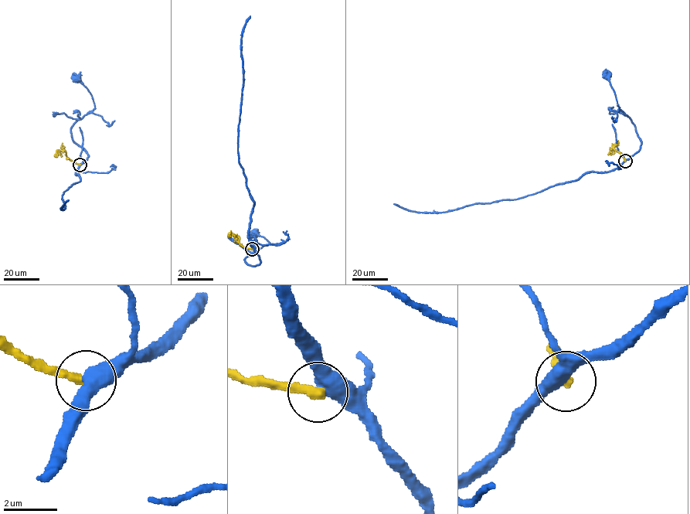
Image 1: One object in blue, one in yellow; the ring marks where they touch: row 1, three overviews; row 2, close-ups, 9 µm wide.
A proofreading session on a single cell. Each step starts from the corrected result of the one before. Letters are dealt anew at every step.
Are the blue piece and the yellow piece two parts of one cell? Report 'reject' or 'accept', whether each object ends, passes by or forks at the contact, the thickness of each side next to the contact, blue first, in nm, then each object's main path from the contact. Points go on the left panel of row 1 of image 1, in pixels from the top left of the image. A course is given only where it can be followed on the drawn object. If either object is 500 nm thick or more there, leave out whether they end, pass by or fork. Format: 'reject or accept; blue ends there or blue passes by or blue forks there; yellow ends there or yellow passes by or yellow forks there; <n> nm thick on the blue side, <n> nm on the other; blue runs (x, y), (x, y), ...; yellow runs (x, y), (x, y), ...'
reject; blue passes by; yellow ends there; 480 nm thick on the blue side, 360 nm on the other; blue runs (79, 165), (86, 160), (88, 154), (73, 140), (71, 127), (94, 108), (89, 90), (75, 78); yellow runs (79, 165), (70, 160), (64, 151), (59, 150), (55, 154)

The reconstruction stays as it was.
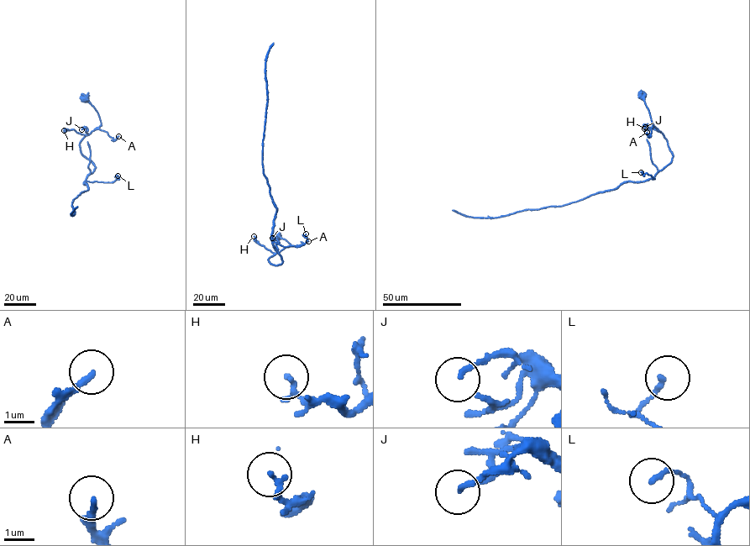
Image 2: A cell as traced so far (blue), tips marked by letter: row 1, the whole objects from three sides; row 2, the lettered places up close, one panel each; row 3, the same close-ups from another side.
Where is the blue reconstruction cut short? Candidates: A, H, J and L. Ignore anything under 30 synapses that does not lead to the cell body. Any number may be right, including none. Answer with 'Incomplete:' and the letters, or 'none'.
Incomplete: none

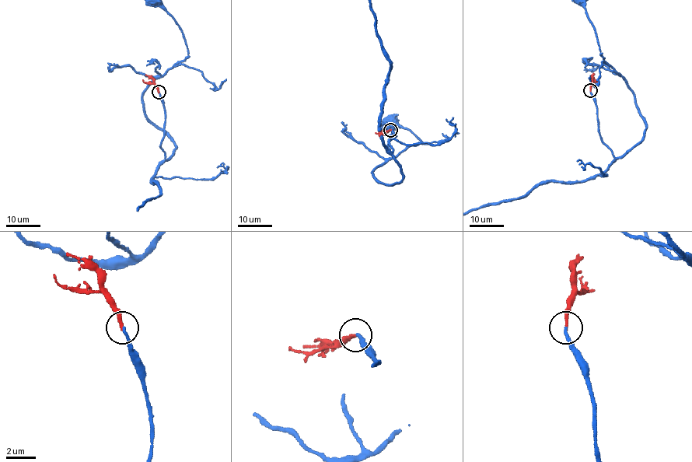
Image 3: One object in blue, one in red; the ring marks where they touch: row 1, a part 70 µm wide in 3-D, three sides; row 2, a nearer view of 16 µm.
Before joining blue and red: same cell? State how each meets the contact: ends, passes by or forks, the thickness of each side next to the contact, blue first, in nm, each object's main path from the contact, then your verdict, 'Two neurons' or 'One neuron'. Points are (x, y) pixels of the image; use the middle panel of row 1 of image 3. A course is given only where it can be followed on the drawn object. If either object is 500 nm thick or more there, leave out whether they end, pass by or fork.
At the ring blue ends. At the ring red ends. Thickness 190 nm (blue) against 220 nm. Course of blue: (390, 130), (396, 135), (389, 145), (403, 179), (382, 183), (374, 170), (421, 142), (412, 131), (388, 123). Course of red: (390, 130), (375, 133). One neuron

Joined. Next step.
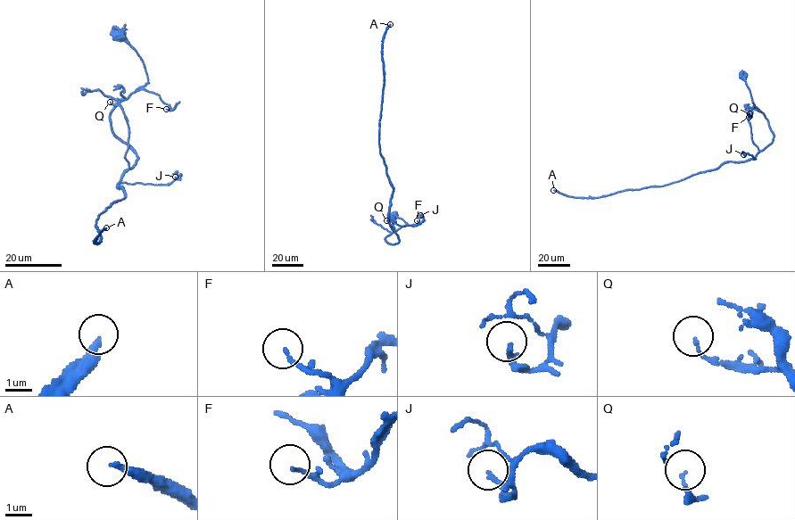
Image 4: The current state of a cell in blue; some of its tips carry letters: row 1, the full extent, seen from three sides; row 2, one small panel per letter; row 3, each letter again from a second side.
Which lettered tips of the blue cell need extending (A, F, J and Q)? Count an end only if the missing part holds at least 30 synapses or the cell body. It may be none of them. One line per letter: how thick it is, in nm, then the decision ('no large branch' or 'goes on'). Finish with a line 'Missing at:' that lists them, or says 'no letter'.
A: 240 nm thick; goes on
F: 130 nm thick; no large branch
J: 200 nm thick; no large branch
Q: 90 nm thick; no large branch
Missing at: A

